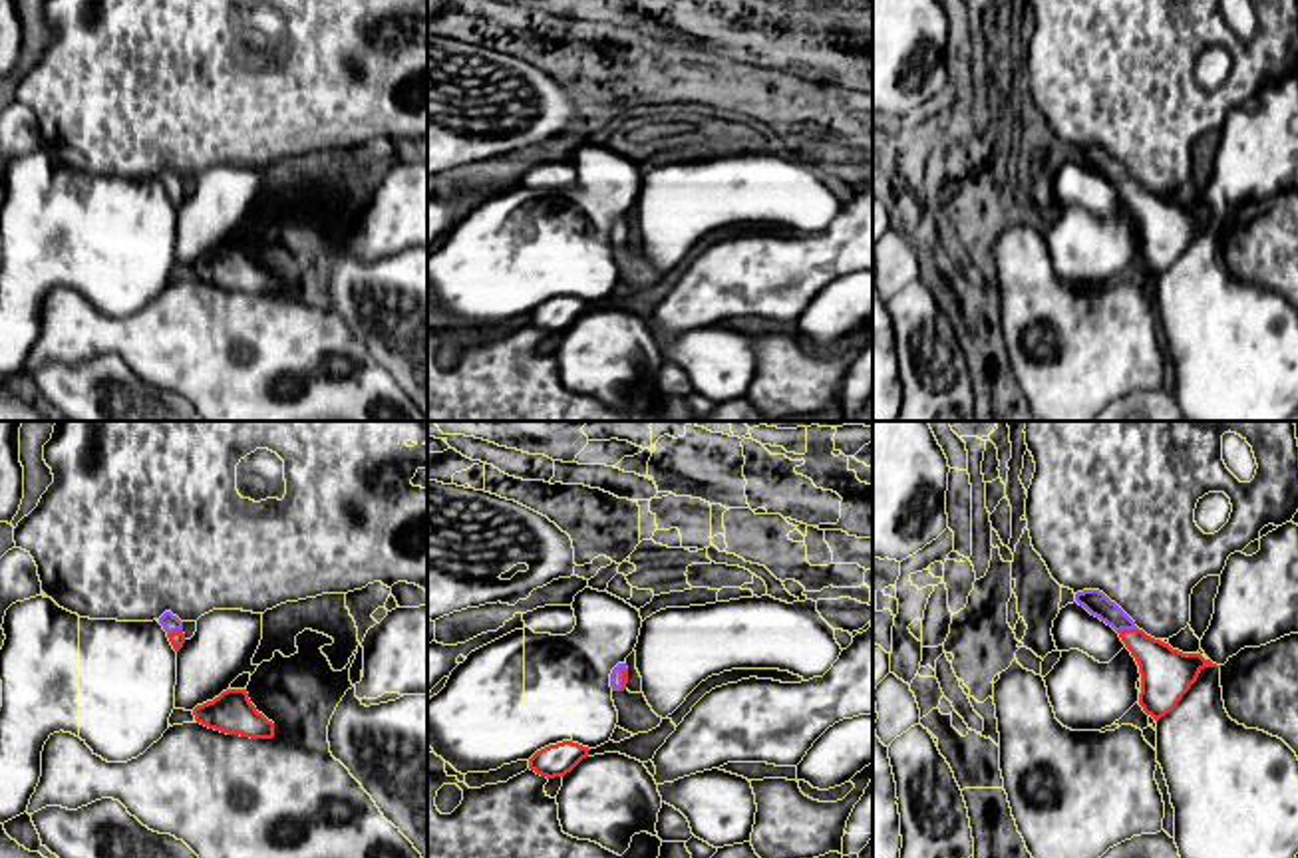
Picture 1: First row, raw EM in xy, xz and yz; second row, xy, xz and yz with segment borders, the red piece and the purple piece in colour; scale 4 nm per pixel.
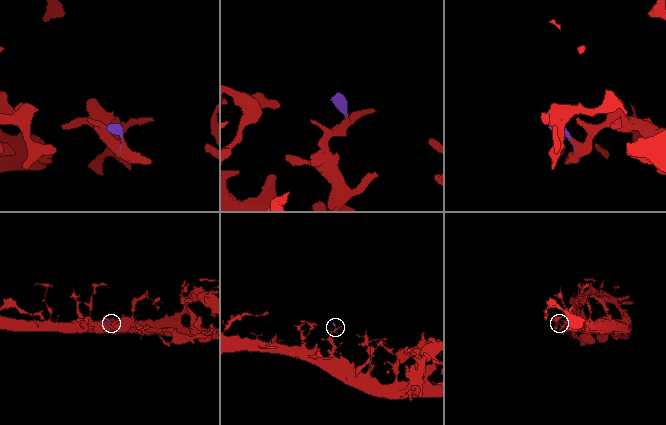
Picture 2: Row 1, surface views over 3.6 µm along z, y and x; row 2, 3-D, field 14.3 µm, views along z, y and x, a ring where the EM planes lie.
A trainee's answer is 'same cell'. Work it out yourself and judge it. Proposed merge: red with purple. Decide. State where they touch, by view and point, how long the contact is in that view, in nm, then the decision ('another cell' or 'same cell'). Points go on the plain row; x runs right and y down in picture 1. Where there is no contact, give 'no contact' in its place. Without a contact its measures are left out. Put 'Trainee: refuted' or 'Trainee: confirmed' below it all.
meets red in yz at (1128, 185); contact 90 nm long; same cell
Trainee: confirmed

